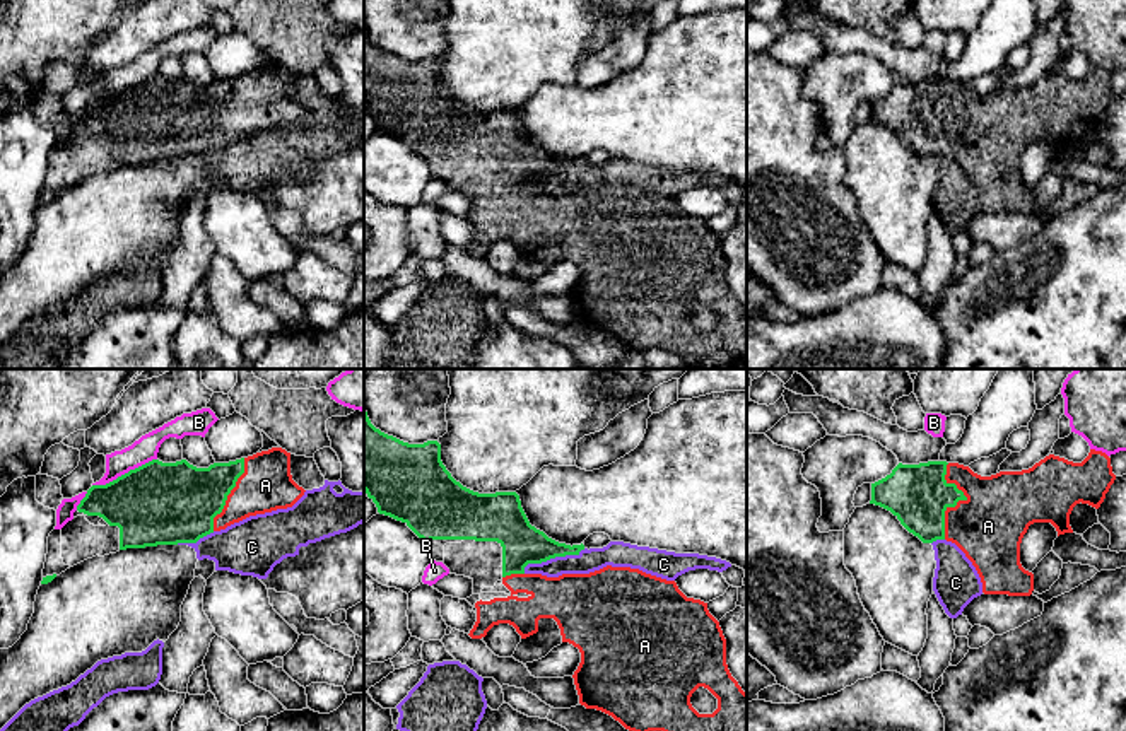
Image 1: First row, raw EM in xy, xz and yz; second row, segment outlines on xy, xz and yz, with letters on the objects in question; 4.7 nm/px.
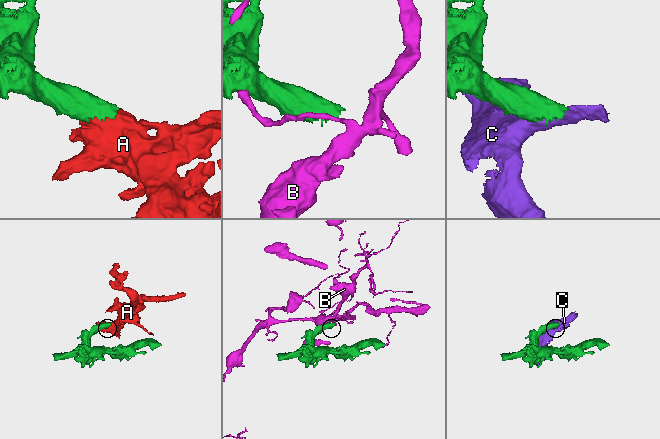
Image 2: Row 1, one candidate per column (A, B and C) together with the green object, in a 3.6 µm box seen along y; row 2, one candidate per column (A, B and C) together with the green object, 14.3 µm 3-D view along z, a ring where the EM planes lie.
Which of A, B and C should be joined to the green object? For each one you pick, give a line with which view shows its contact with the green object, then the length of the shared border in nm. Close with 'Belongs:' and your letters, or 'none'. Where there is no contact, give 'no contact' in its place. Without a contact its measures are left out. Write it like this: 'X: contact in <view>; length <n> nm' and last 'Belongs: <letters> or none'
A: contact in yz; length 360 nm
Belongs: A

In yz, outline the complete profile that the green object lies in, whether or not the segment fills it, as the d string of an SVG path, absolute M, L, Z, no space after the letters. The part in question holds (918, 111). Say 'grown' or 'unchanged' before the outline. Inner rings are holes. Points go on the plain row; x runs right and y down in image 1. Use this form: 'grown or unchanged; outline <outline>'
grown; outline M1095 67L1082 80L1049 72L1029 87L991 94L981 94L959 80L899 80L890 92L871 101L870 121L890 128L923 161L955 161L976 184L984 212L1030 213L1034 191L1020 181L1020 161L1029 143L1051 140L1058 154L1073 150L1073 125L1082 120L1099 126L1114 97L1111 75Z

